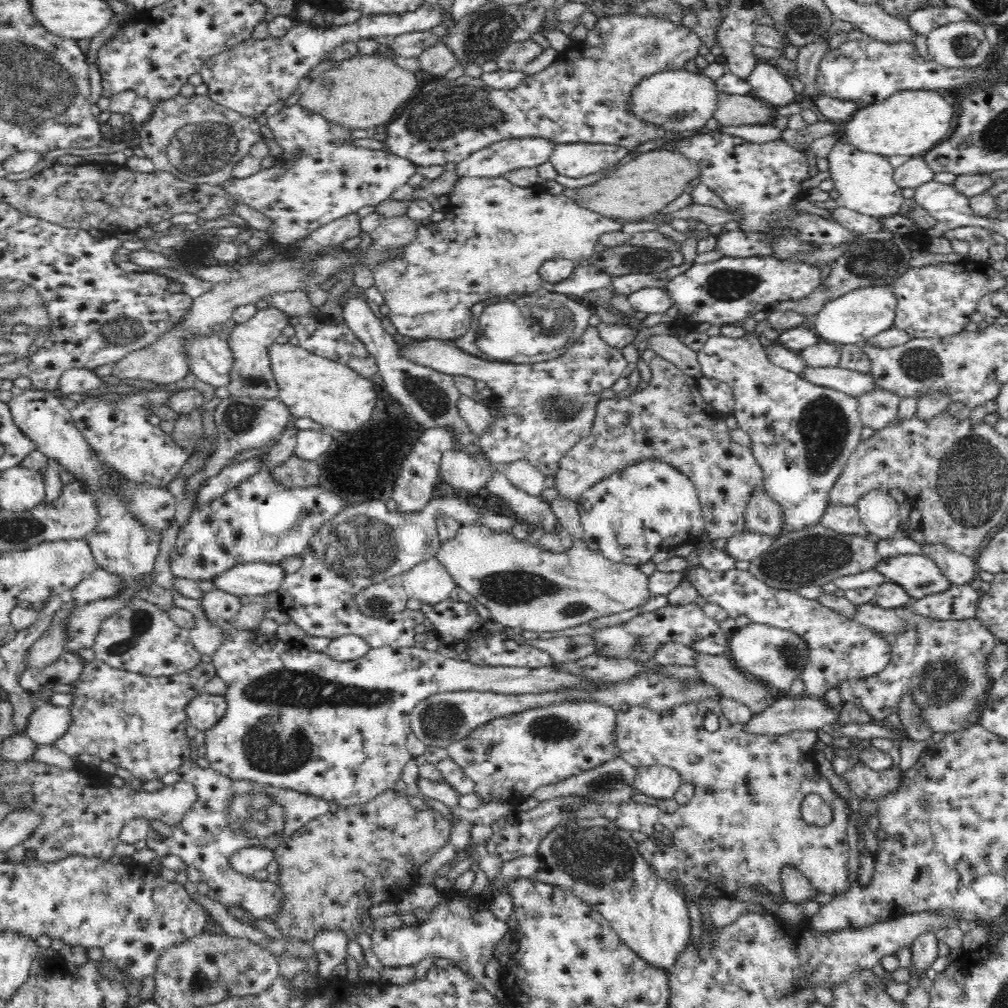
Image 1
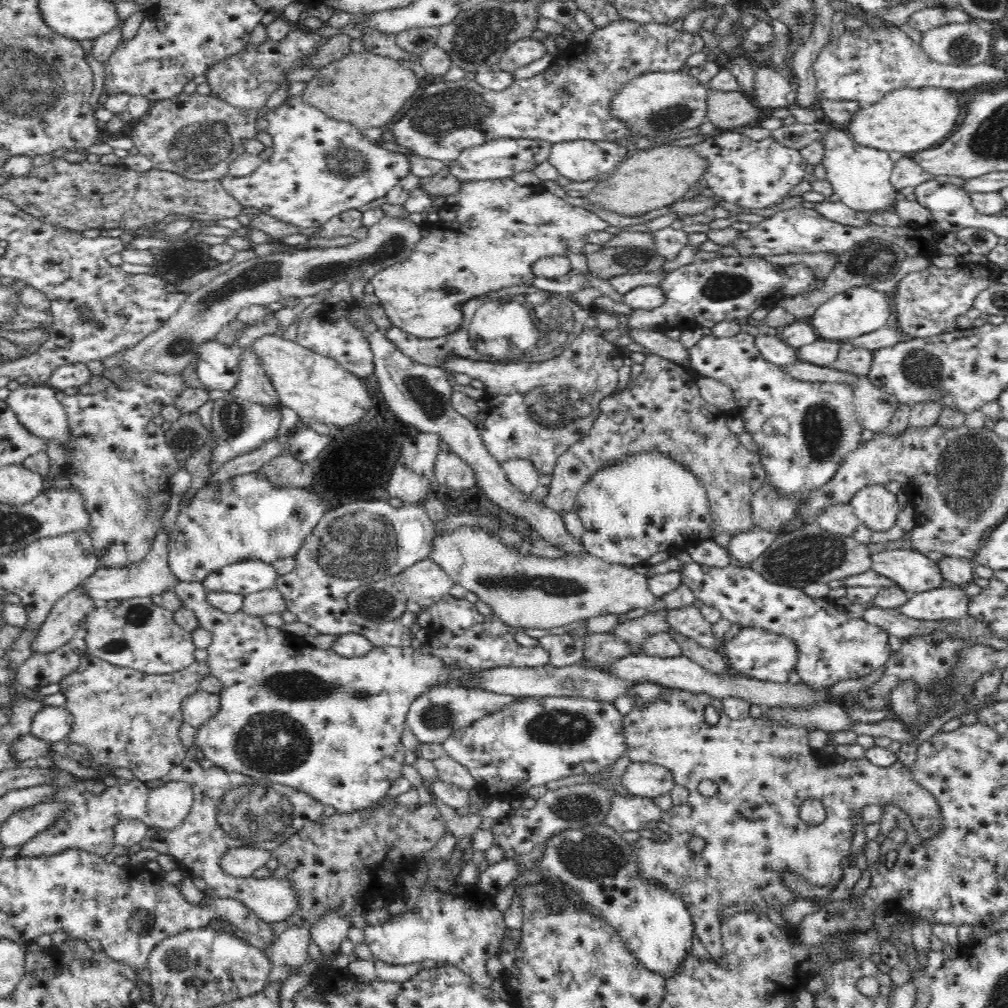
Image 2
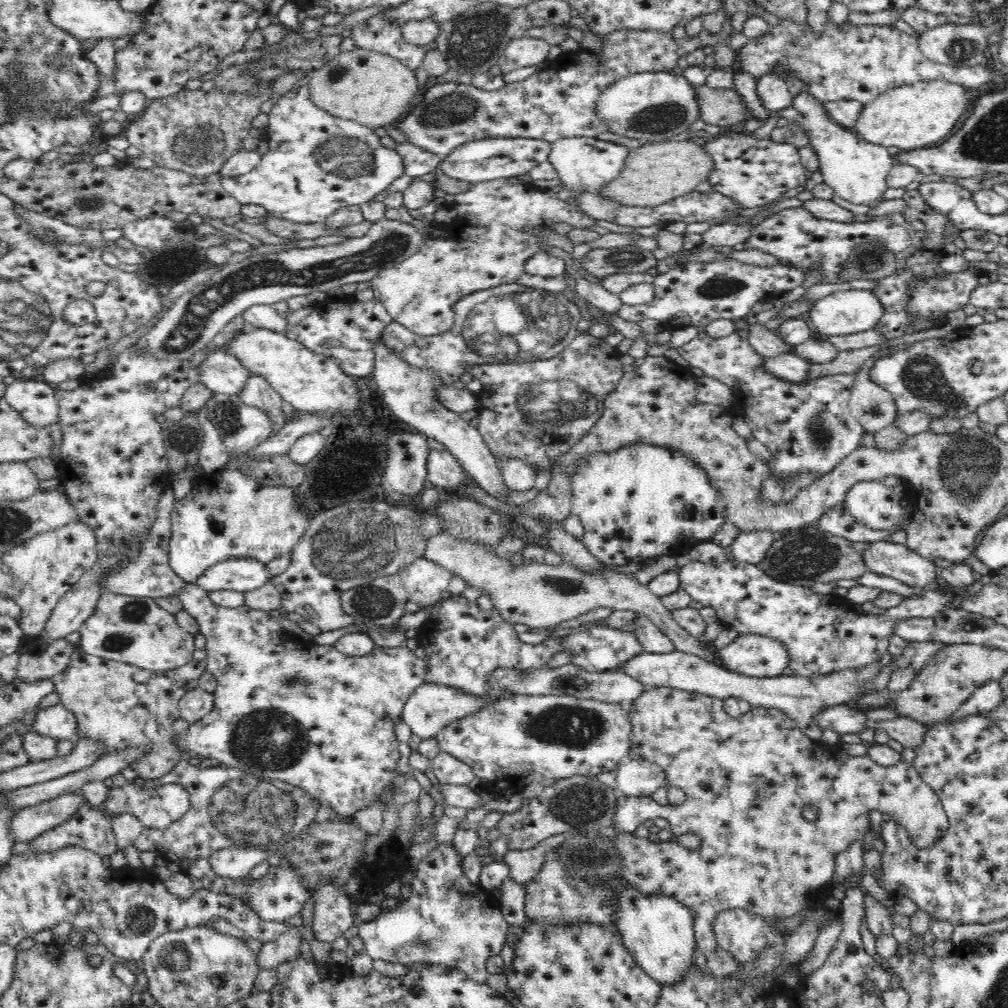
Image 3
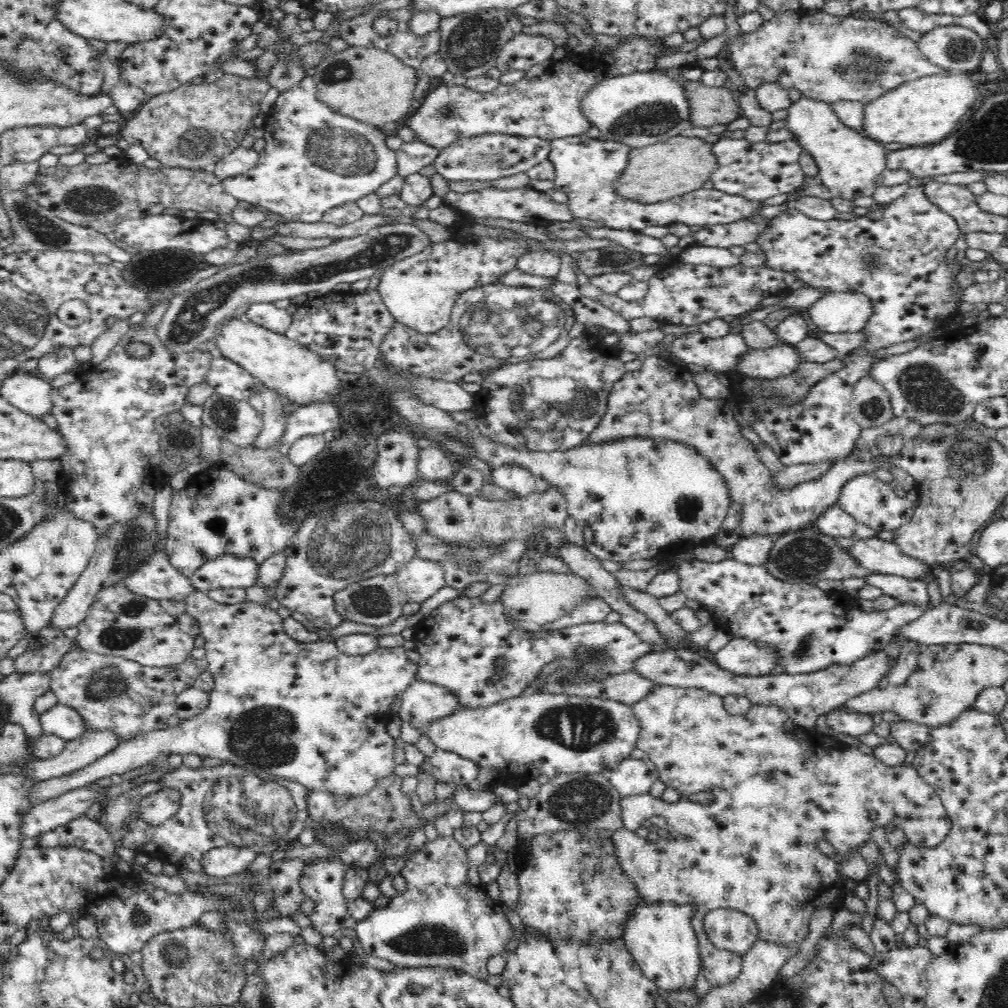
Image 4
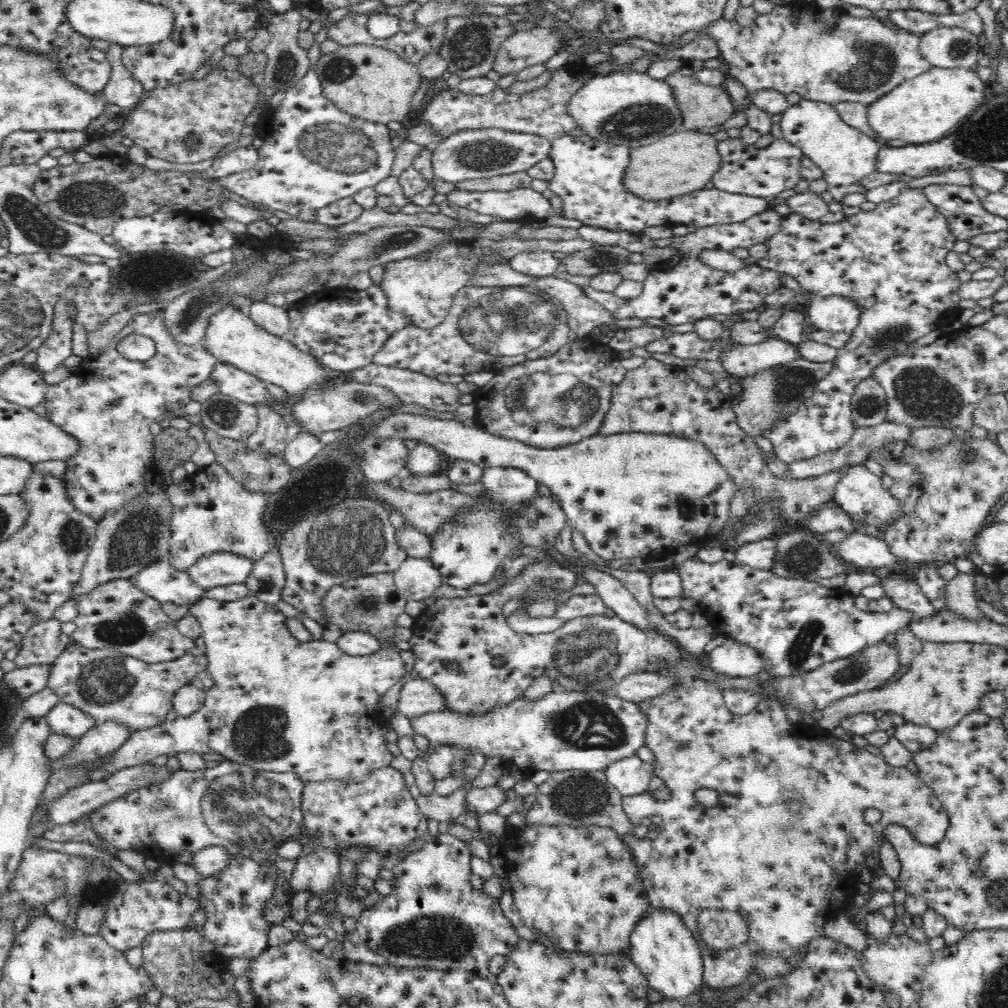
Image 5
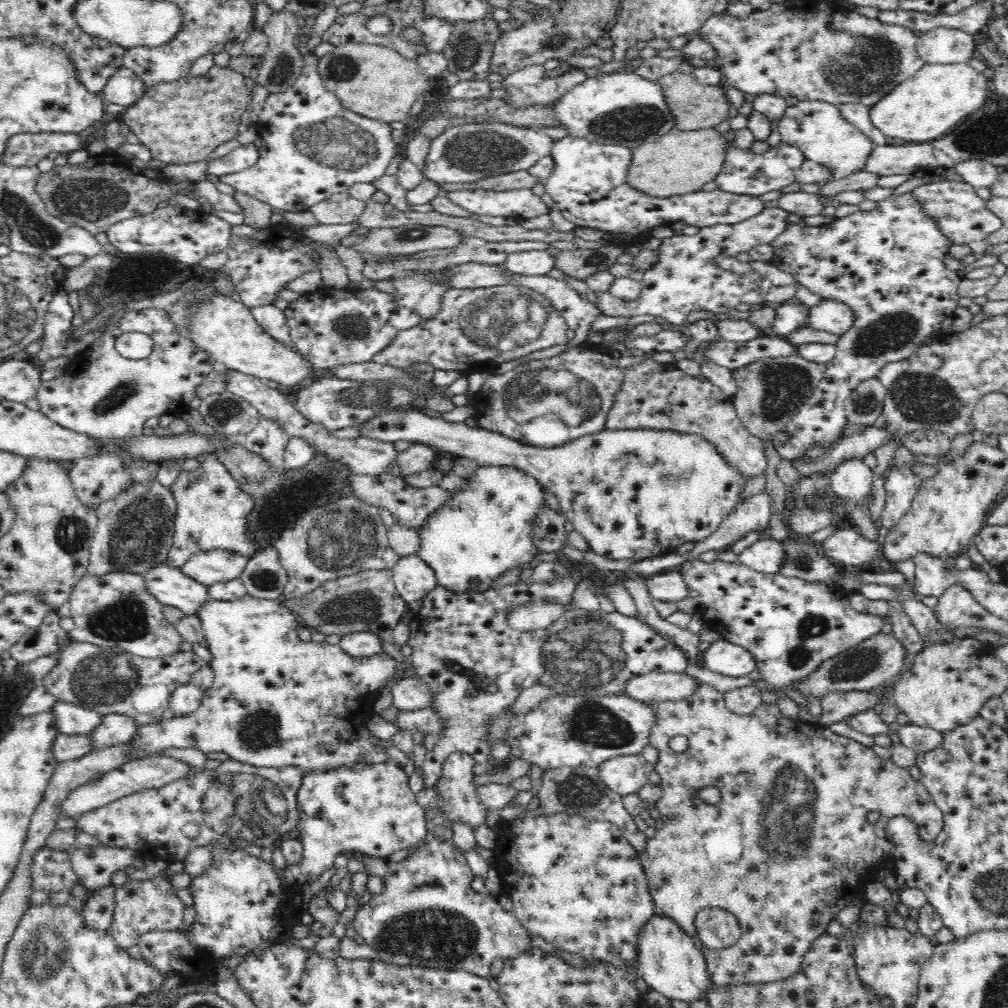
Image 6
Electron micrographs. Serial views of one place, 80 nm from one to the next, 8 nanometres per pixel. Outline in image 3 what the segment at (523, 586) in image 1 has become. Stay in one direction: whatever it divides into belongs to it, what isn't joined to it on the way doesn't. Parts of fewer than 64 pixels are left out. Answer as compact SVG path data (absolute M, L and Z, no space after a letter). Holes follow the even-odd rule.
M442 532L426 539L423 557L451 573L459 574L466 579L466 584L486 594L493 607L498 608L500 615L513 625L522 623L531 628L550 628L597 606L608 606L612 610L634 610L660 628L676 650L696 654L712 663L716 661L714 652L700 645L694 636L676 623L661 597L652 594L646 584L638 584L628 572L616 572L604 564L604 576L580 572L565 562L560 566L539 562L528 563L528 566L512 565L510 559L498 556L495 548L476 546L473 542L448 537Z

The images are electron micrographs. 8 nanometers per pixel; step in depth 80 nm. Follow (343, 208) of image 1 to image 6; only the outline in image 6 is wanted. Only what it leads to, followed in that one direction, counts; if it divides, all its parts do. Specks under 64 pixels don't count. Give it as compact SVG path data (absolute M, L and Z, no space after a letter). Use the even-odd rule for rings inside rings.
M312 52L304 55L302 70L291 86L282 93L269 94L255 124L259 136L265 140L259 147L259 162L242 172L222 175L219 177L220 181L229 184L235 190L270 203L274 208L302 212L309 210L314 203L327 199L331 194L347 191L351 184L372 183L385 174L386 167L397 154L397 144L392 139L390 123L366 118L344 106L340 97L324 86L324 81L318 72L318 64L319 58Z

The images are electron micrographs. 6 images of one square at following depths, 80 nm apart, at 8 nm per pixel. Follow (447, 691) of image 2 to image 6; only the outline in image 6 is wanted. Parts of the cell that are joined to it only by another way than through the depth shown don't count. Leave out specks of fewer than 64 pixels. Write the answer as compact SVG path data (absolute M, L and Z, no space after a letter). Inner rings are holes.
M405 677L392 688L392 704L400 710L429 707L431 693L420 678Z

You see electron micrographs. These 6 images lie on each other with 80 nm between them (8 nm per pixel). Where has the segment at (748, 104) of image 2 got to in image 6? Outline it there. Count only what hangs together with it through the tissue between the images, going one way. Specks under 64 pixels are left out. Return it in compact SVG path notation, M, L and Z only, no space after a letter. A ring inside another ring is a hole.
M678 70L662 76L657 84L660 85L661 96L669 114L673 116L673 126L678 130L691 131L715 127L728 117L730 103L726 99L723 86L700 84L693 73L684 74Z

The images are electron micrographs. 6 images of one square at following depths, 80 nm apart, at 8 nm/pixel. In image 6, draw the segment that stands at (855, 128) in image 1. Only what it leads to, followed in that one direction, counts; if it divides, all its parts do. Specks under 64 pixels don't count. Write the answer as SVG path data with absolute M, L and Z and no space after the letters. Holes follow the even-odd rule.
M968 62L924 63L910 78L895 86L870 109L871 121L887 137L898 137L908 142L926 142L950 133L966 116L980 110L988 98L988 79Z

